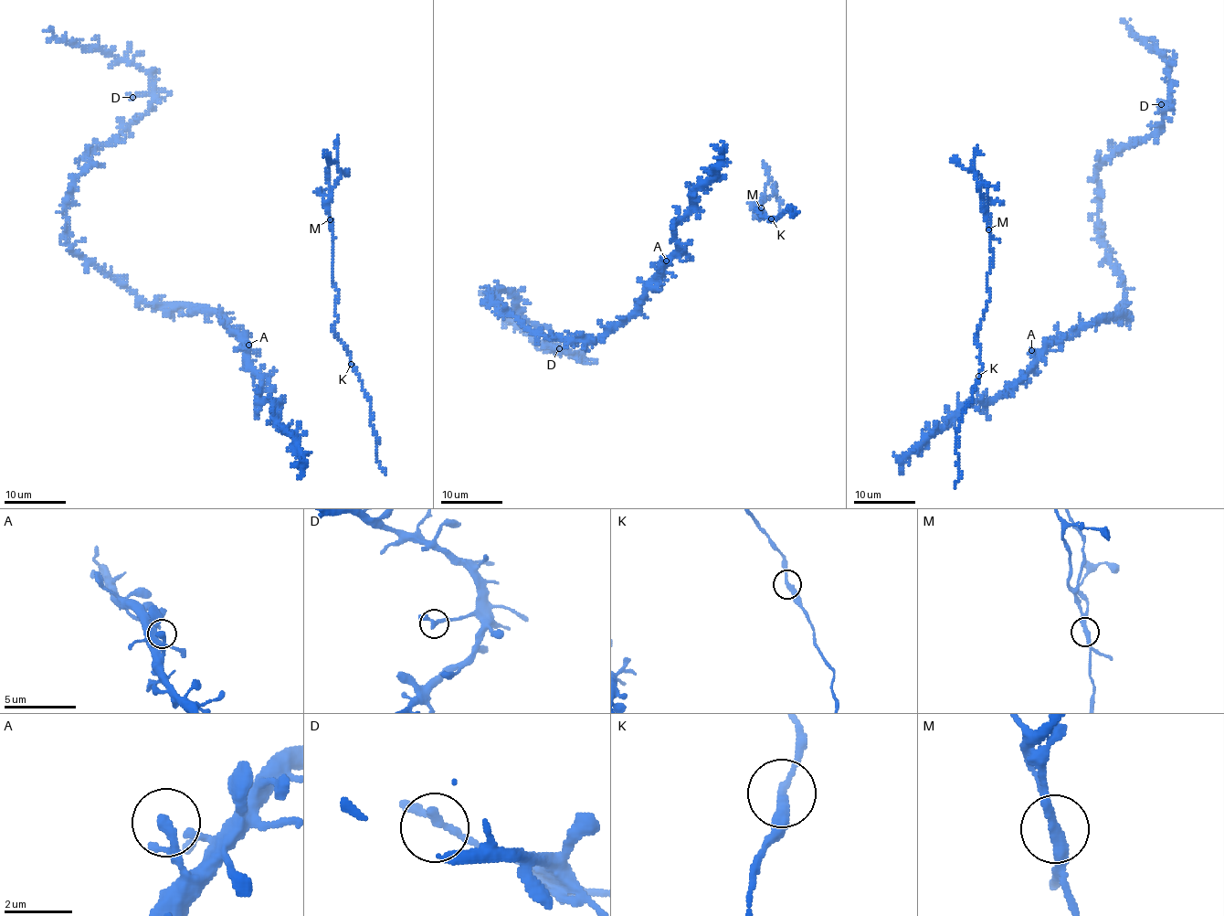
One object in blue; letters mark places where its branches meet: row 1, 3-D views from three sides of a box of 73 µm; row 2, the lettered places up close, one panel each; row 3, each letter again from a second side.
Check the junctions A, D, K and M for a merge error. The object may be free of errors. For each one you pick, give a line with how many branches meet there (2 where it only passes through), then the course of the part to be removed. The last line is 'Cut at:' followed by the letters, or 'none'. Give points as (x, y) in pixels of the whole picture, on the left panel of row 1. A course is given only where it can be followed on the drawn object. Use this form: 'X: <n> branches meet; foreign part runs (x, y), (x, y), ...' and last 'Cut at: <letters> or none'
M: 2 branches meet; foreign part runs (330, 218), (327, 177), (332, 162), (324, 154)
Cut at: M

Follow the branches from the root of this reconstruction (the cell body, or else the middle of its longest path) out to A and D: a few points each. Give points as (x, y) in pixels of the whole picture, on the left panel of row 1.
A: (232, 329), (247, 353), (248, 345)
D: (232, 329), (207, 310), (143, 303), (70, 242), (69, 185), (152, 98), (132, 97)

